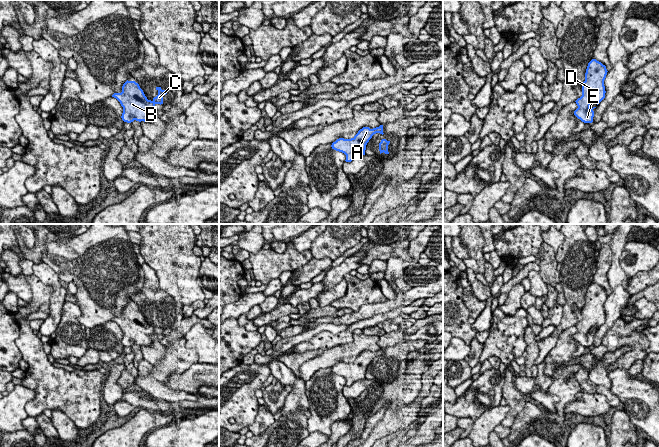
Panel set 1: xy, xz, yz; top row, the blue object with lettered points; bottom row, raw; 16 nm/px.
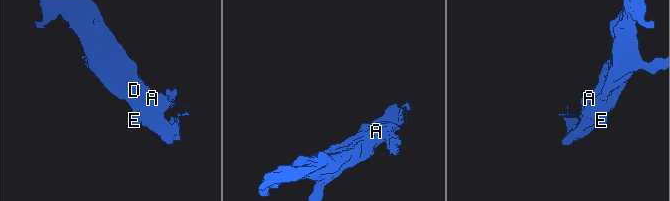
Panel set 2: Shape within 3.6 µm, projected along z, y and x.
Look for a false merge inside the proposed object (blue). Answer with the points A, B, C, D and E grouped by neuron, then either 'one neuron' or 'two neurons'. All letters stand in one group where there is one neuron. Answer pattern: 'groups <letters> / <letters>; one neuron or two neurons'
groups A B C D E; one neuron

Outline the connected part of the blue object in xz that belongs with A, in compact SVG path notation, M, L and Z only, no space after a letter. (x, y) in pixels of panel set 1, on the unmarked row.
M383 349L370 353L363 351L351 363L339 362L332 367L332 373L342 376L346 379L346 386L351 386L354 382L365 379L366 369L372 360L376 357L383 357Z

